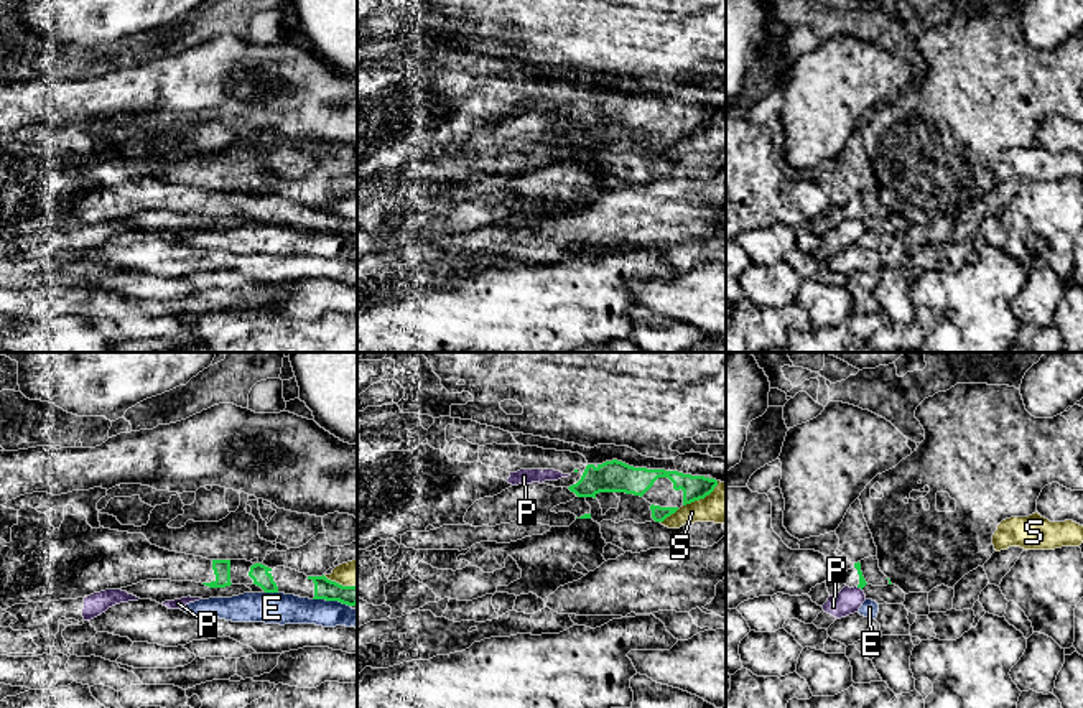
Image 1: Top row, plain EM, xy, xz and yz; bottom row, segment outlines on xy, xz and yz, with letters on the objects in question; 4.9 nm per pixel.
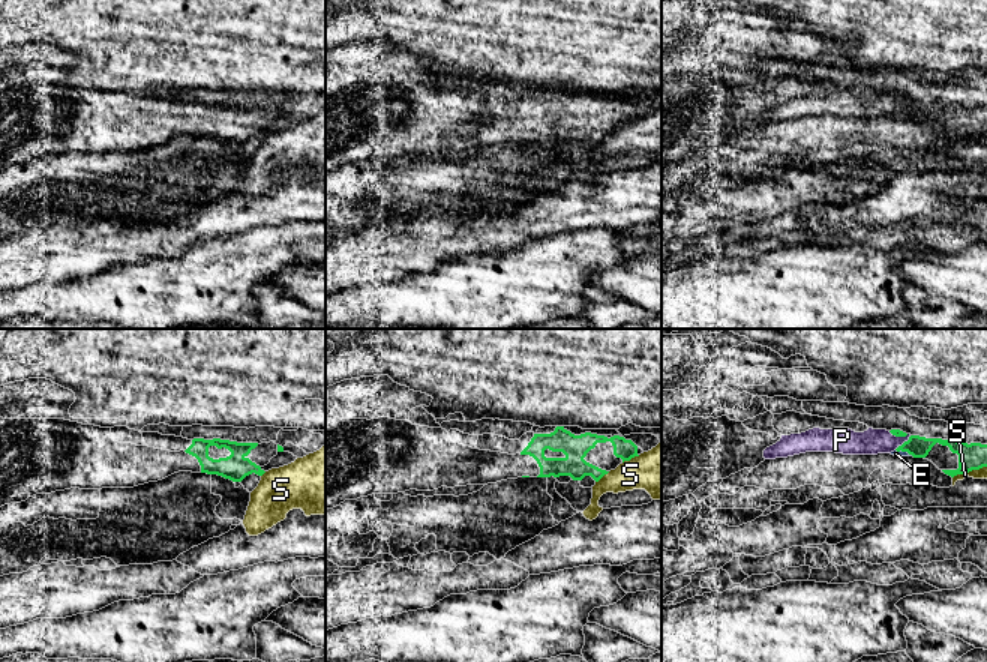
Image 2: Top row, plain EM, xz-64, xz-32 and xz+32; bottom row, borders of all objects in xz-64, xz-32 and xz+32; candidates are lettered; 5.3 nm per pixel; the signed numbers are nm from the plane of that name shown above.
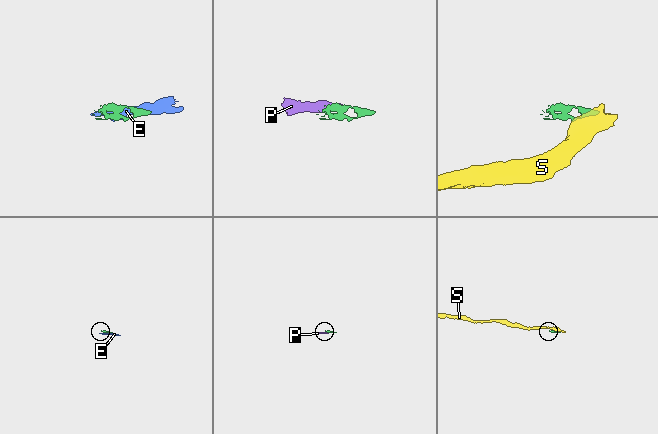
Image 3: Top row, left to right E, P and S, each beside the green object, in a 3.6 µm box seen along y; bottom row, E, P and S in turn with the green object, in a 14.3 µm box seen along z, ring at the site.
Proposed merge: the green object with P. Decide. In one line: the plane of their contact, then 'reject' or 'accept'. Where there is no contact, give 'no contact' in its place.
xz | reject

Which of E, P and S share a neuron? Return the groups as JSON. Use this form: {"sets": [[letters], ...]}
{"sets": [["E"], ["P"], ["S"]]}

